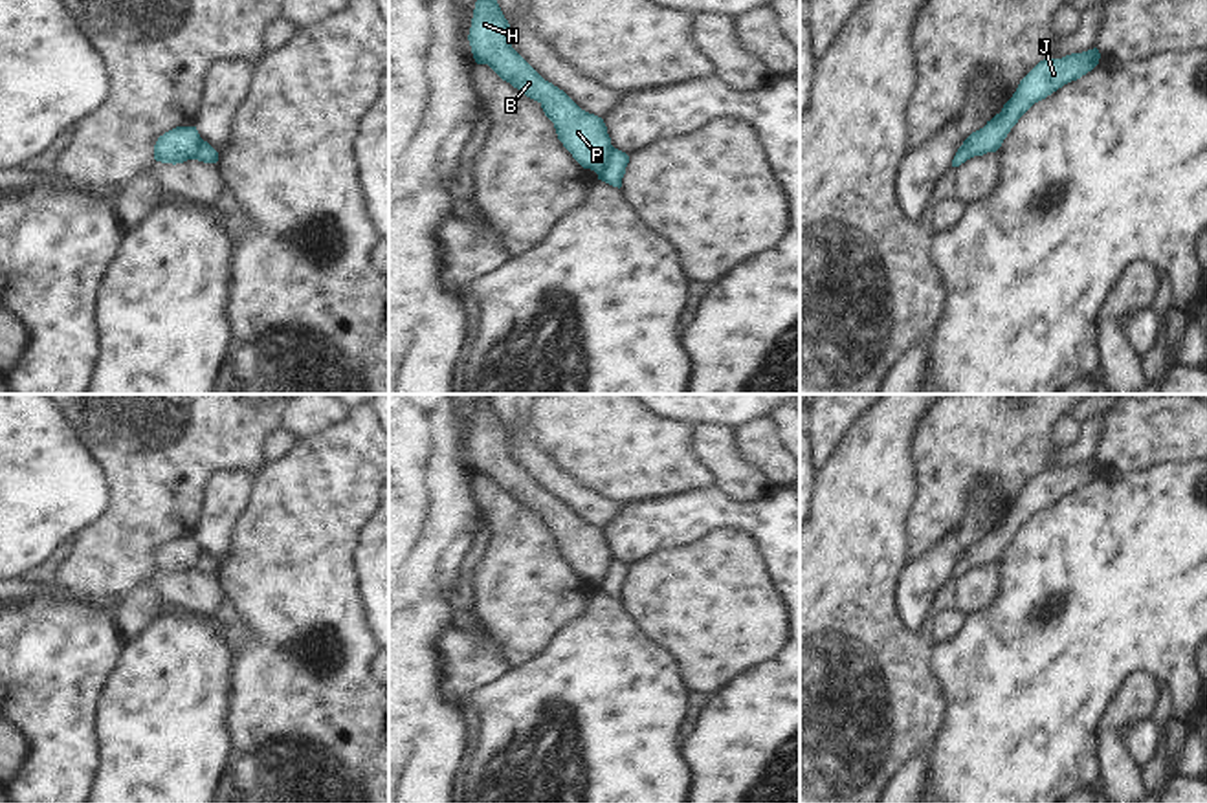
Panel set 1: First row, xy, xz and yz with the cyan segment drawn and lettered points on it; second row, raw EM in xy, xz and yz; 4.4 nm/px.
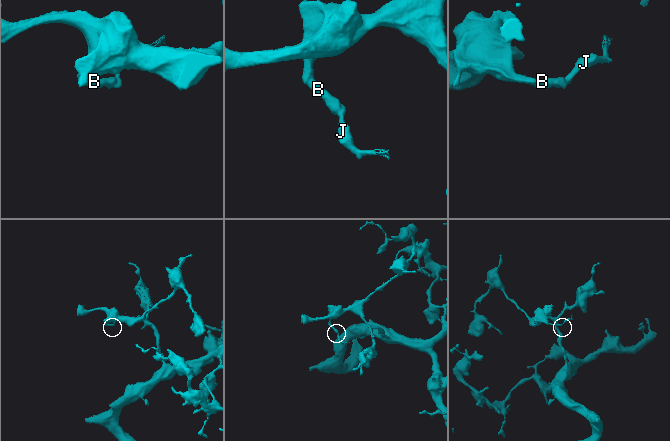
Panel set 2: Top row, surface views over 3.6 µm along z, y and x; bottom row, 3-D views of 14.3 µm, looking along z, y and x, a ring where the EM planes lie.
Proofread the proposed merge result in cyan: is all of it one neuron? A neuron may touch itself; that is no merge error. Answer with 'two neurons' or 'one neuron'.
two neurons

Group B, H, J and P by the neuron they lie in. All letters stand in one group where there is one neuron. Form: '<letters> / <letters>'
B H P / J

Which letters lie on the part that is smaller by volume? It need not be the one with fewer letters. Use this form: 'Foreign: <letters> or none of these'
Foreign: J

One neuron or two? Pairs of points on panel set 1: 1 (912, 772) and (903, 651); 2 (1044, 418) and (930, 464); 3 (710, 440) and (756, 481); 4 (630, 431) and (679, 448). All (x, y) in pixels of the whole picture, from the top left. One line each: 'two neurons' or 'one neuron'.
1: two neurons
2: one neuron
3: one neuron
4: one neuron

